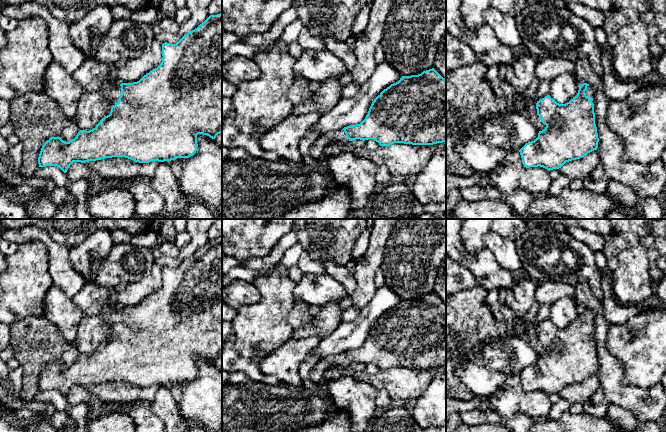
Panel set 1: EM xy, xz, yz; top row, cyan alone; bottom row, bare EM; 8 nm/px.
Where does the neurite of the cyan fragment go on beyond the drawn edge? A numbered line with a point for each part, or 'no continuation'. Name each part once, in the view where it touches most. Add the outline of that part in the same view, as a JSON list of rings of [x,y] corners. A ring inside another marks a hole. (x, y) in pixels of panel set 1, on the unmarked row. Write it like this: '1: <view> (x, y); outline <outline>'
1: xy (112, 314); outline [[[116,305],[103,307],[101,314],[107,320],[111,329],[115,329],[119,325],[121,319],[121,310]]]

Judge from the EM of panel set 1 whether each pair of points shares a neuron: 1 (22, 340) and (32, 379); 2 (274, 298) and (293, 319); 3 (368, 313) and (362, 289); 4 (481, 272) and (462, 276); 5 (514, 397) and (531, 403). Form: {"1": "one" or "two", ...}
{"1": "one", "2": "two", "3": "two", "4": "two", "5": "one"}

